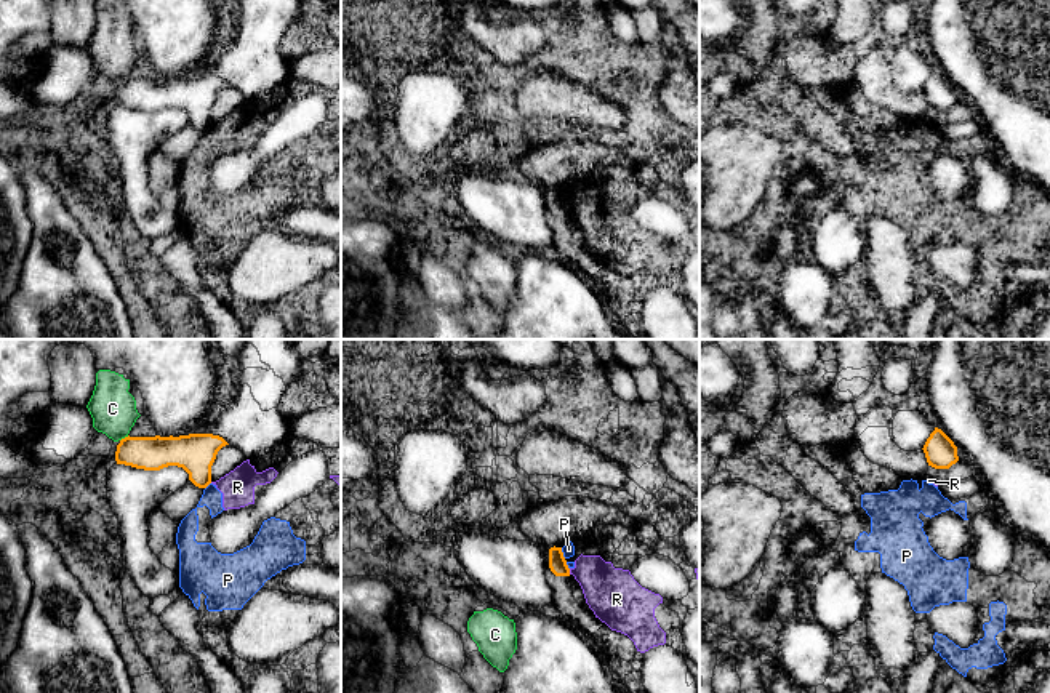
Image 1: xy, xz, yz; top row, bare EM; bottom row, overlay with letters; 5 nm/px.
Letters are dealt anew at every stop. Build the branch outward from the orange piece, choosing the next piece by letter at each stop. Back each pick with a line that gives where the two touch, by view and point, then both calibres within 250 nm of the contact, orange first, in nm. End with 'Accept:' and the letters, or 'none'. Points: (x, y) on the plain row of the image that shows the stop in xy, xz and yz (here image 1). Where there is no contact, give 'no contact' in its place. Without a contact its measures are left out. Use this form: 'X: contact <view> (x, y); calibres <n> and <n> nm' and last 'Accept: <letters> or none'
Accept: none

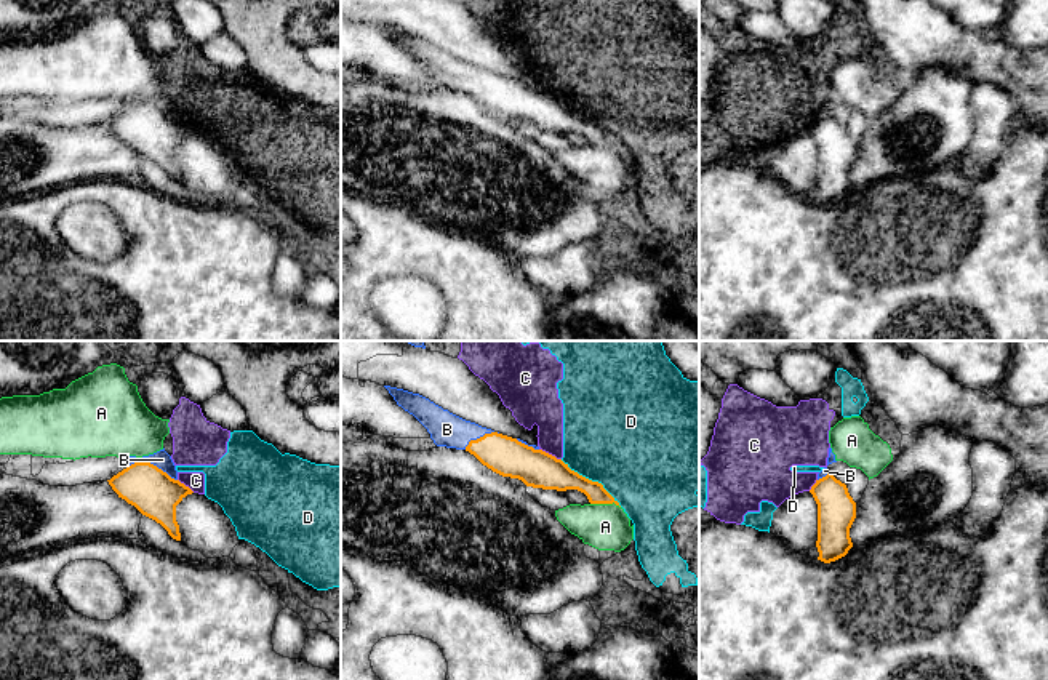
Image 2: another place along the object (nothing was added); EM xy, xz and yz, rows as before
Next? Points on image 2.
B: contact xy (152, 106); calibres 240 and 90 nm
Accept: B

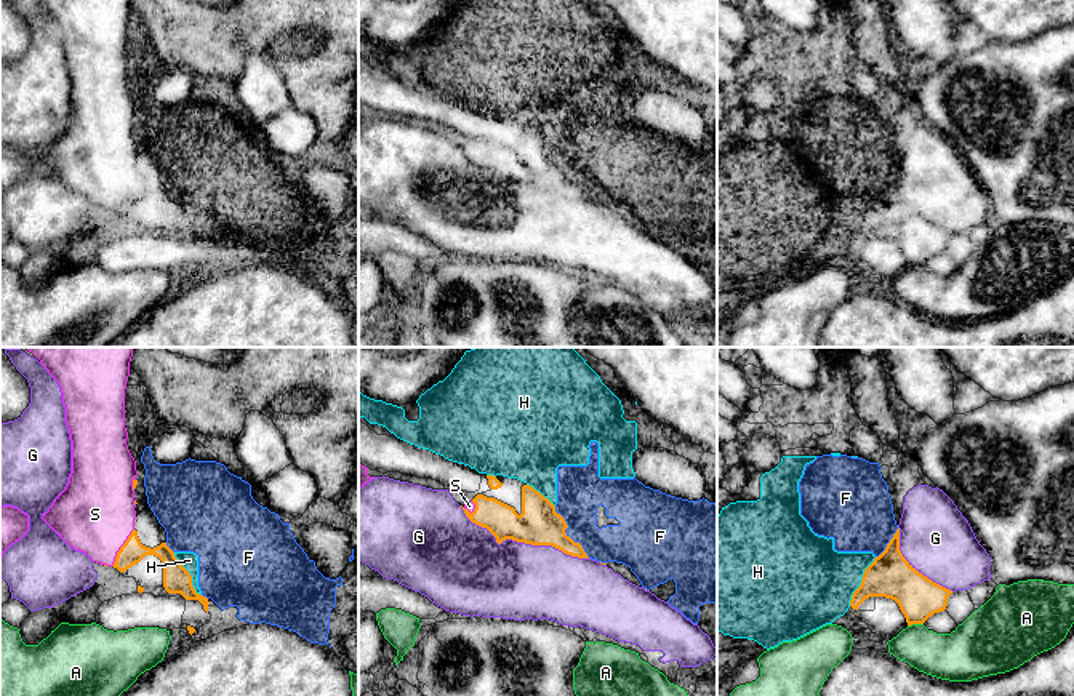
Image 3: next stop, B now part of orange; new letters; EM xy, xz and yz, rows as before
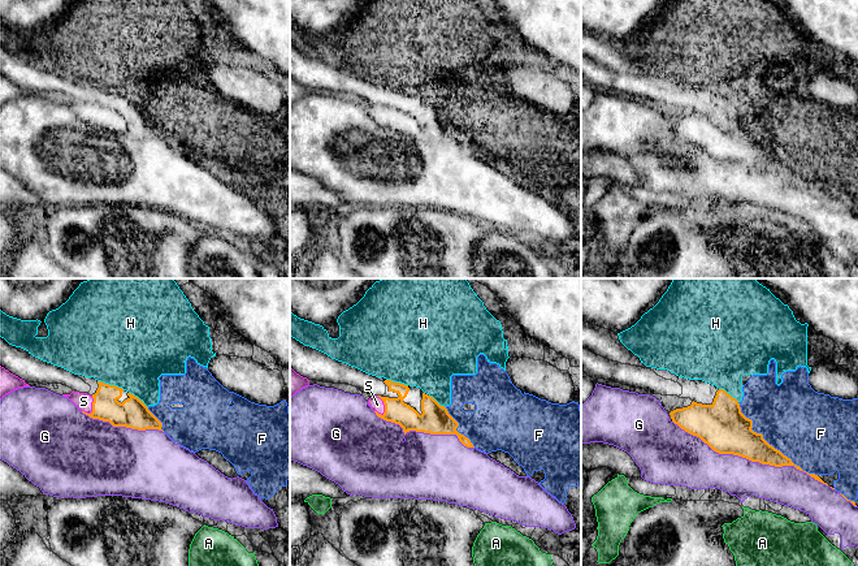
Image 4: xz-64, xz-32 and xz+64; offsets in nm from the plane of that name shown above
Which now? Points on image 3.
S: contact xy (120, 189); calibres 120 and 400 nm
Accept: S

